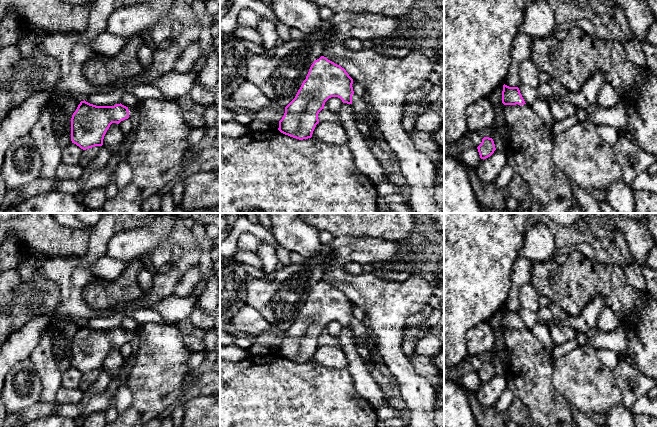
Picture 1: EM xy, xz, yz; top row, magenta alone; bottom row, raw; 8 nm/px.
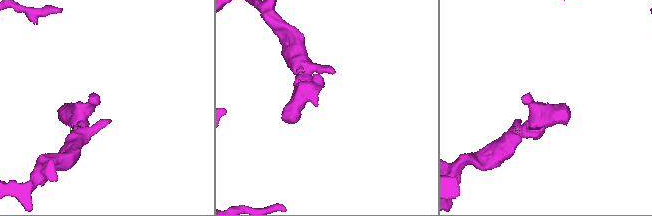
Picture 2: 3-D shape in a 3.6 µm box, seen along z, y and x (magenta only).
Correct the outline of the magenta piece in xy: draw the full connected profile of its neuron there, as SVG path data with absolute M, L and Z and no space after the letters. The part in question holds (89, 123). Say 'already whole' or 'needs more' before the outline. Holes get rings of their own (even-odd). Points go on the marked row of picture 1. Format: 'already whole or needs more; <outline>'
needs more; M81 101L71 118L71 141L86 150L95 146L102 146L104 136L112 123L131 118L135 107L96 106Z

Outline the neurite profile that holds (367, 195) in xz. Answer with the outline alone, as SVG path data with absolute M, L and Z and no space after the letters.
M270 130L242 137L220 135L220 213L380 213L375 185L361 173L347 145L331 145L313 137L299 140Z

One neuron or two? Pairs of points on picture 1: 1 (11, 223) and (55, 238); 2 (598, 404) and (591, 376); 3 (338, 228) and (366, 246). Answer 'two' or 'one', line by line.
1: one
2: one
3: two

